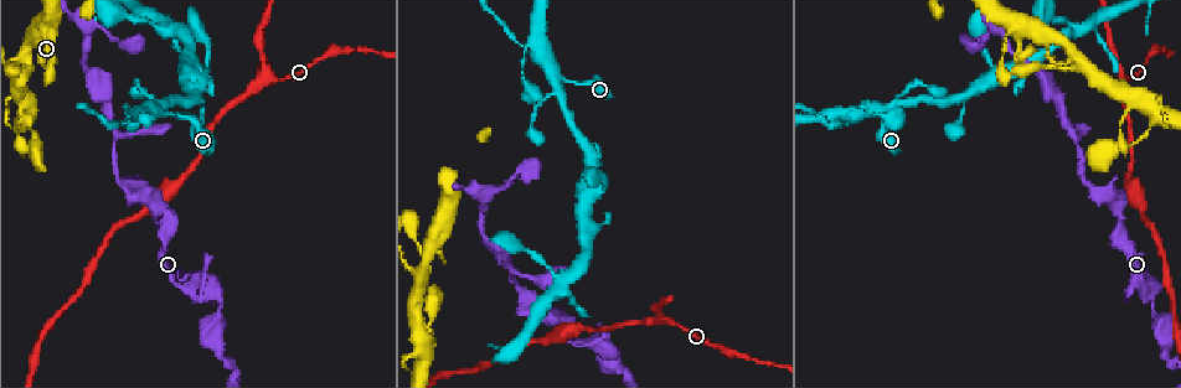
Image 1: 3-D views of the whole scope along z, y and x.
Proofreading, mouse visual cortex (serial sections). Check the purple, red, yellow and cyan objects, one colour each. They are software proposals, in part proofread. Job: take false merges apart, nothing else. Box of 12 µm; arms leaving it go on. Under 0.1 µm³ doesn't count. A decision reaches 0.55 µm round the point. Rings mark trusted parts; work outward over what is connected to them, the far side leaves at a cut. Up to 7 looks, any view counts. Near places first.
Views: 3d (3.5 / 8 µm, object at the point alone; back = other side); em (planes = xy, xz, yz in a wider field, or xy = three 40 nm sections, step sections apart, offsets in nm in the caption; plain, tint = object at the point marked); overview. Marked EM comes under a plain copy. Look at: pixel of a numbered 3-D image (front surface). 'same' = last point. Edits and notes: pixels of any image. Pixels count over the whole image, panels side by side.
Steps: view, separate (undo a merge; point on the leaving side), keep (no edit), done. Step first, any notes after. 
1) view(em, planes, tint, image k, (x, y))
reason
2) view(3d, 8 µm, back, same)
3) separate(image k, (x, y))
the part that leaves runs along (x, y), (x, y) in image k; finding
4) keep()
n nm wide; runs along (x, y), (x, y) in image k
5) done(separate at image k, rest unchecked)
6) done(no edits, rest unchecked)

view(3d, 3.5 µm, image 1, (1146, 286))
abrupt turn

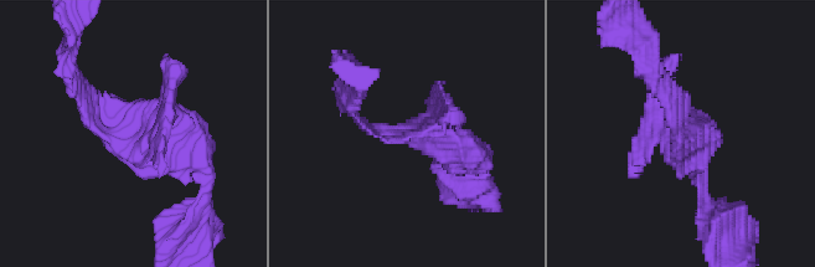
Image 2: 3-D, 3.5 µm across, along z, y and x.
view(em, xy, step 1, tint, image 2, (423, 136))

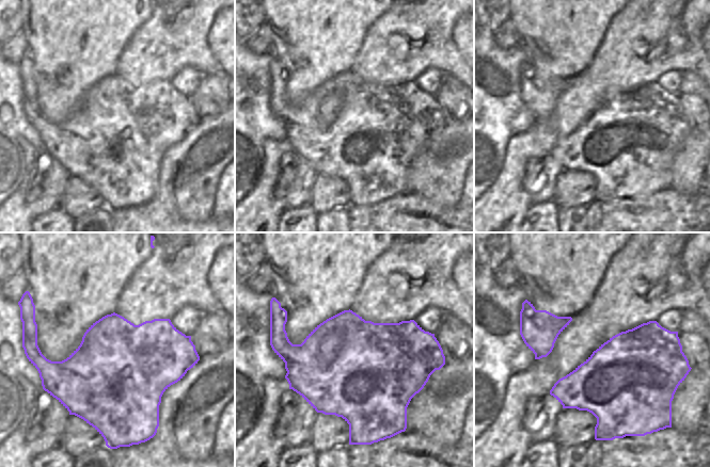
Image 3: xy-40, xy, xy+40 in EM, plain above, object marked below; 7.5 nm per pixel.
keep()
all the same cell

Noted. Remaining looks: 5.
view(3d, 3.5 µm, image 1, (1127, 76))
branch point

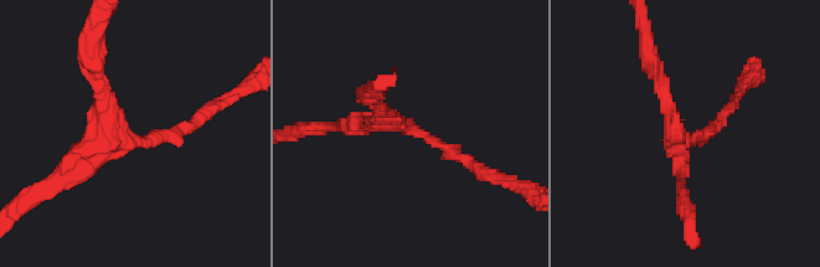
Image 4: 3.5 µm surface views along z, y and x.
view(em, planes, tint, image 4, (677, 141))
3 arms; arms of 150, 150, 200 nm

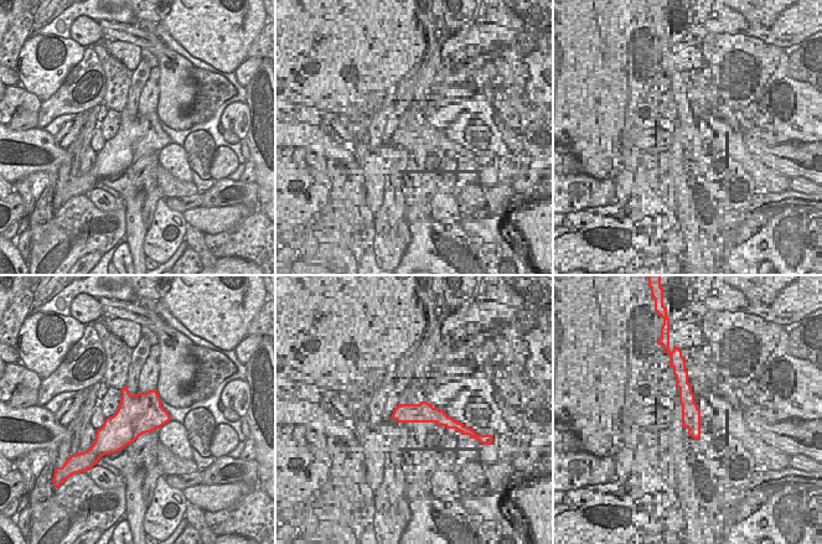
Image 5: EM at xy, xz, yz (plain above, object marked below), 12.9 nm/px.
keep()
runs along (184, 129), (92, 144), (42, 186) in image 4; continuous, no second cell

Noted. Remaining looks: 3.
view(3d, 3.5 µm, image 1, (566, 78))
four or more arms meet

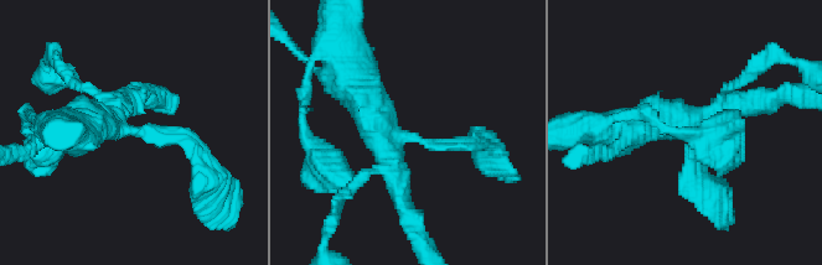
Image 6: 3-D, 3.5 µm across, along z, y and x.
keep()
4 arms; runs along (475, 141), (403, 138), (388, 150), (403, 204) in image 6; continuous, no second cell

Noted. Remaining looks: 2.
done(no edits, rest unchecked)

